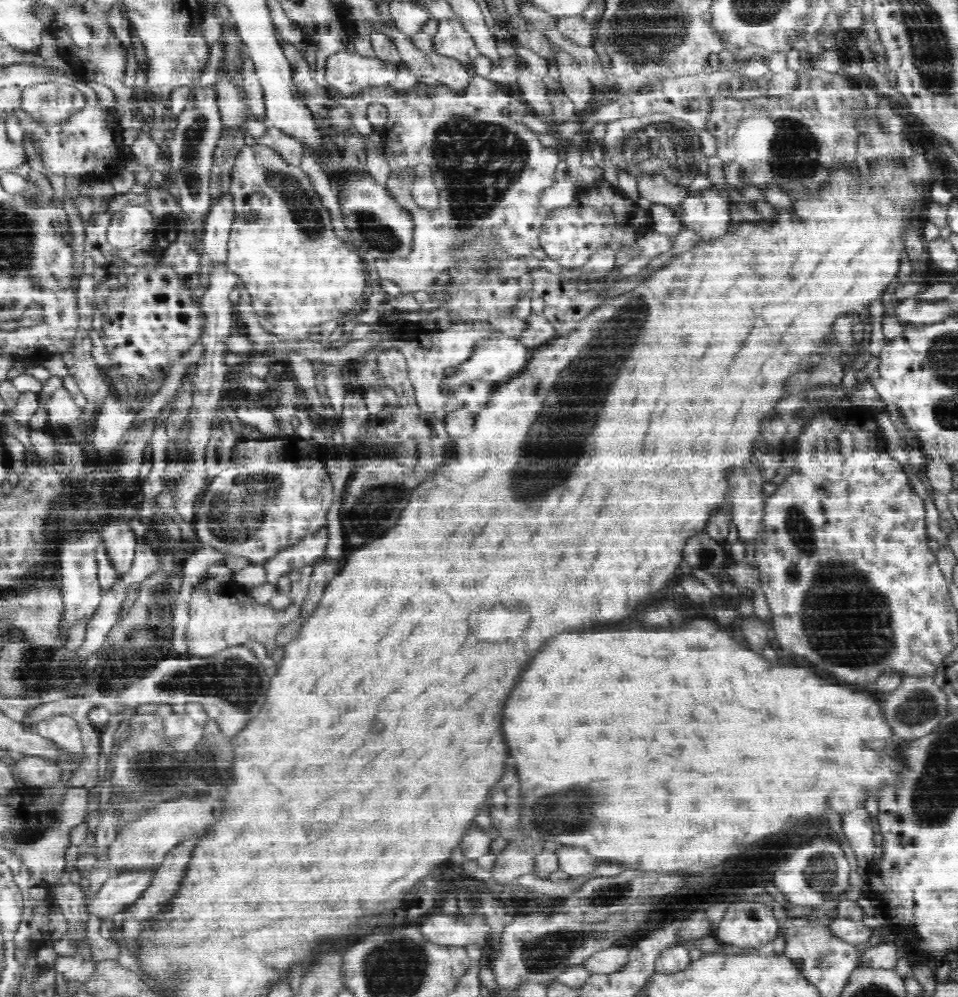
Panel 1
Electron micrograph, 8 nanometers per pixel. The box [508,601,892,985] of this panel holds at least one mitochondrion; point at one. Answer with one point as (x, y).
(552, 947)

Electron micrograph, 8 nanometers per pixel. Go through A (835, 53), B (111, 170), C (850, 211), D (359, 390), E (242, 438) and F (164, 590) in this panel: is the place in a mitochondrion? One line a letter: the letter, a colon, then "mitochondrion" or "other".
A: other
B: other
C: other
D: other
E: other
F: other

